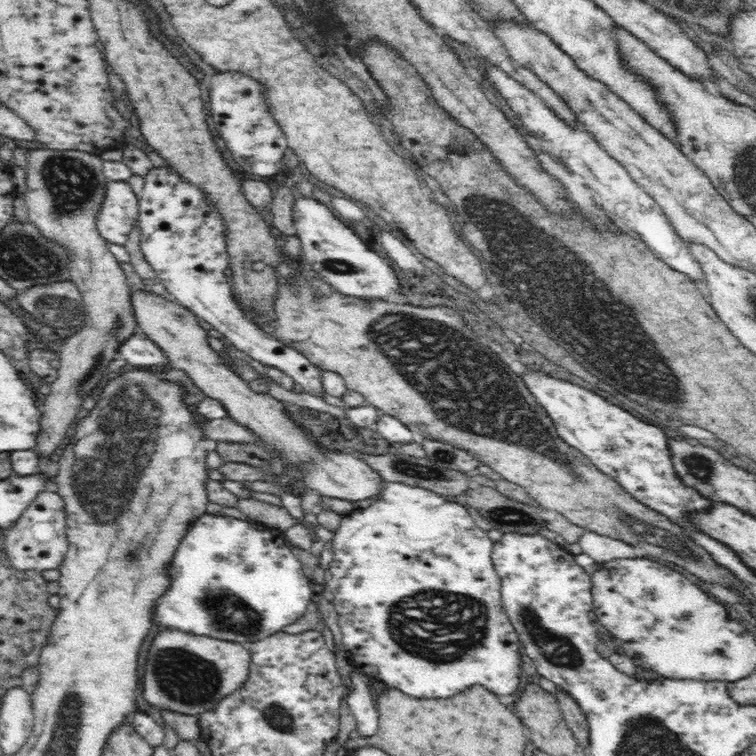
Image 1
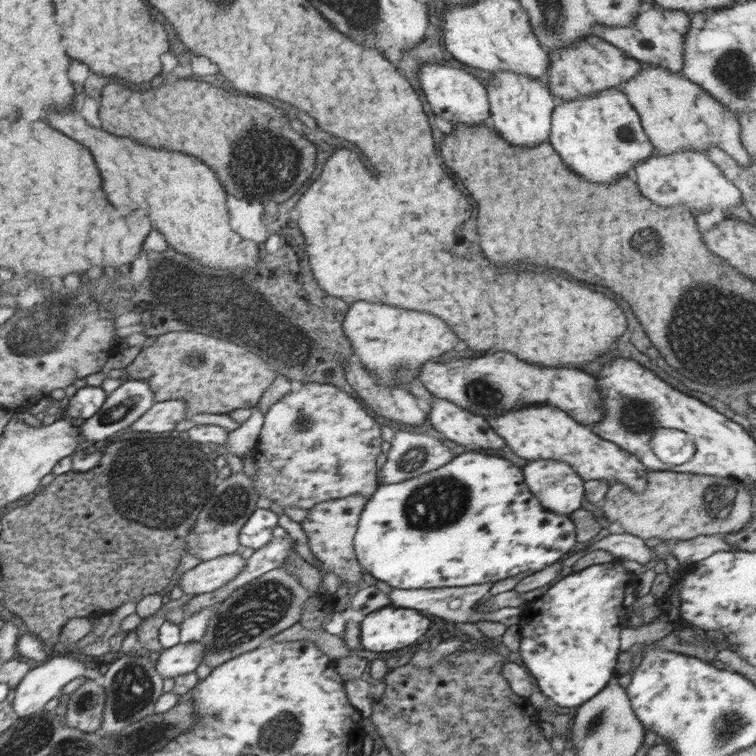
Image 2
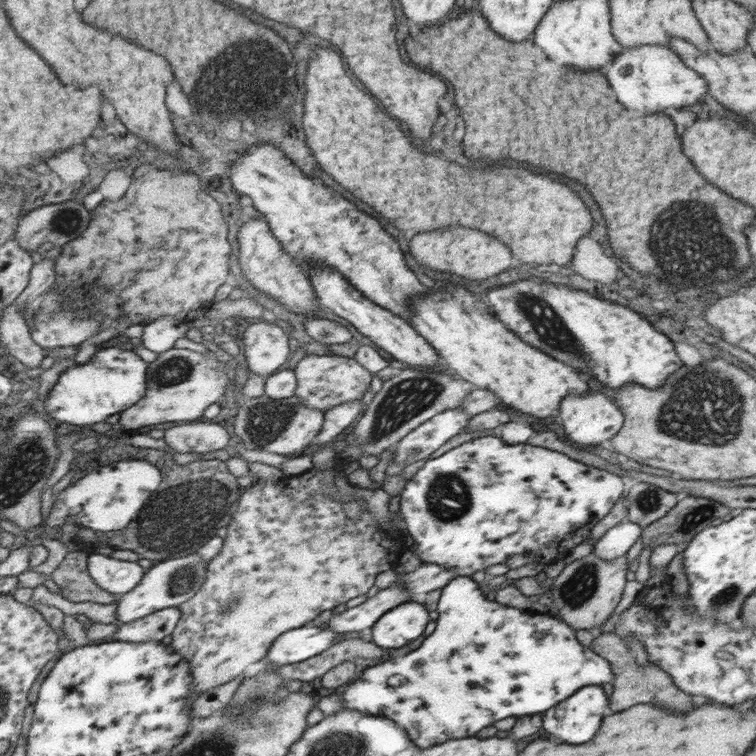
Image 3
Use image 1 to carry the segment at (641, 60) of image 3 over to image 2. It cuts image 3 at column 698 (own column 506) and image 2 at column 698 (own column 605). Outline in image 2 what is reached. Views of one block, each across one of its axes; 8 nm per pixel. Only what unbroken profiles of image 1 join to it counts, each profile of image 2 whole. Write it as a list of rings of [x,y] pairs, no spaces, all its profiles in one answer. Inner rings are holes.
[[[679,150],[673,154],[651,154],[647,160],[641,160],[635,168],[635,180],[639,182],[639,190],[647,194],[659,206],[673,206],[683,204],[691,210],[701,208],[723,208],[727,212],[729,206],[739,202],[739,192],[735,184],[719,170],[715,162],[705,152],[699,150]]]

